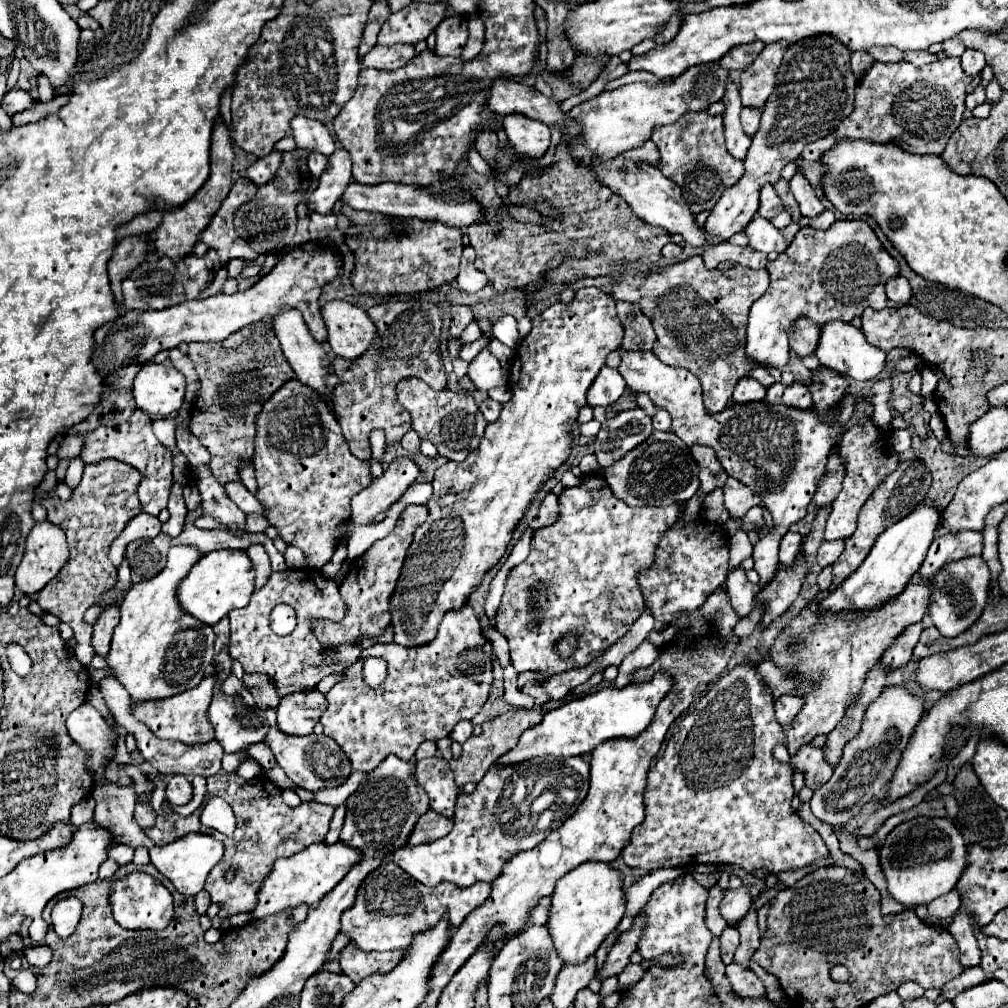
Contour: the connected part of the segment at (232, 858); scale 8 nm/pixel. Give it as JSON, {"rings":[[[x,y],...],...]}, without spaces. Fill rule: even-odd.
{"rings":[[[220,770],[216,776],[208,778],[208,792],[206,792],[204,804],[212,796],[220,796],[232,806],[236,822],[238,822],[234,836],[228,838],[216,830],[202,826],[200,810],[196,810],[190,816],[180,816],[168,806],[162,806],[164,812],[168,812],[168,818],[164,820],[158,816],[156,826],[146,830],[146,834],[150,840],[154,840],[156,846],[170,844],[172,840],[184,838],[186,834],[192,834],[192,832],[210,834],[216,840],[220,840],[224,844],[226,852],[224,852],[222,860],[210,870],[204,890],[212,896],[212,902],[222,906],[218,916],[230,918],[240,912],[252,912],[252,908],[256,906],[256,894],[258,894],[264,878],[270,874],[276,858],[288,858],[288,856],[294,856],[296,852],[308,848],[314,842],[324,842],[334,808],[326,806],[326,804],[318,804],[318,802],[310,802],[310,804],[302,802],[298,808],[288,808],[280,796],[280,788],[272,786],[272,782],[268,782],[264,776],[256,776],[254,780],[246,782],[240,776],[236,776],[234,772],[228,774],[226,770]],[[230,866],[236,866],[236,876],[232,882],[226,882],[224,872]]]}

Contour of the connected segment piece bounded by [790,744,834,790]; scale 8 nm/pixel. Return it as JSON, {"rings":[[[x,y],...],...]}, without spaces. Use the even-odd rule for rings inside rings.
{"rings":[[[808,744],[808,746],[800,748],[800,752],[796,756],[792,756],[790,760],[796,770],[804,772],[806,786],[810,790],[818,790],[820,786],[824,786],[834,772],[834,766],[830,766],[828,760],[824,760],[824,750],[818,746]]]}

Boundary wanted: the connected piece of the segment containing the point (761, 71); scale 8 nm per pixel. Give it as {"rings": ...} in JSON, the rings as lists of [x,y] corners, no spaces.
{"rings":[[[788,42],[768,44],[758,54],[758,58],[742,72],[740,96],[744,106],[764,106],[768,96],[772,94],[772,88],[776,86],[776,72],[780,70],[788,46]]]}

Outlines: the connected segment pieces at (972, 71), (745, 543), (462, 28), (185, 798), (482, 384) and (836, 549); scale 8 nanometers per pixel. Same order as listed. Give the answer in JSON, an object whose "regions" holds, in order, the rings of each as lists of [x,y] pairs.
{"regions":[[[[970,48],[962,54],[960,60],[962,60],[962,70],[964,70],[970,78],[980,76],[982,70],[984,70],[984,66],[986,66],[984,54],[982,54],[982,52],[976,52],[976,50],[970,50]]],[[[738,530],[730,538],[730,570],[738,568],[738,564],[748,556],[752,556],[752,544],[748,540],[748,534],[744,530]]],[[[444,18],[436,28],[436,56],[460,56],[468,40],[466,18]]],[[[172,776],[166,786],[166,800],[170,804],[188,804],[192,800],[192,784],[186,776]]],[[[484,348],[484,352],[480,352],[480,356],[476,356],[476,360],[468,364],[468,378],[472,380],[476,390],[484,392],[508,384],[506,372],[500,368],[500,362],[490,354],[488,348]]],[[[834,540],[834,542],[822,542],[822,546],[818,548],[818,554],[816,554],[816,562],[826,568],[826,566],[832,566],[834,560],[842,554],[844,550],[844,540]]]]}

